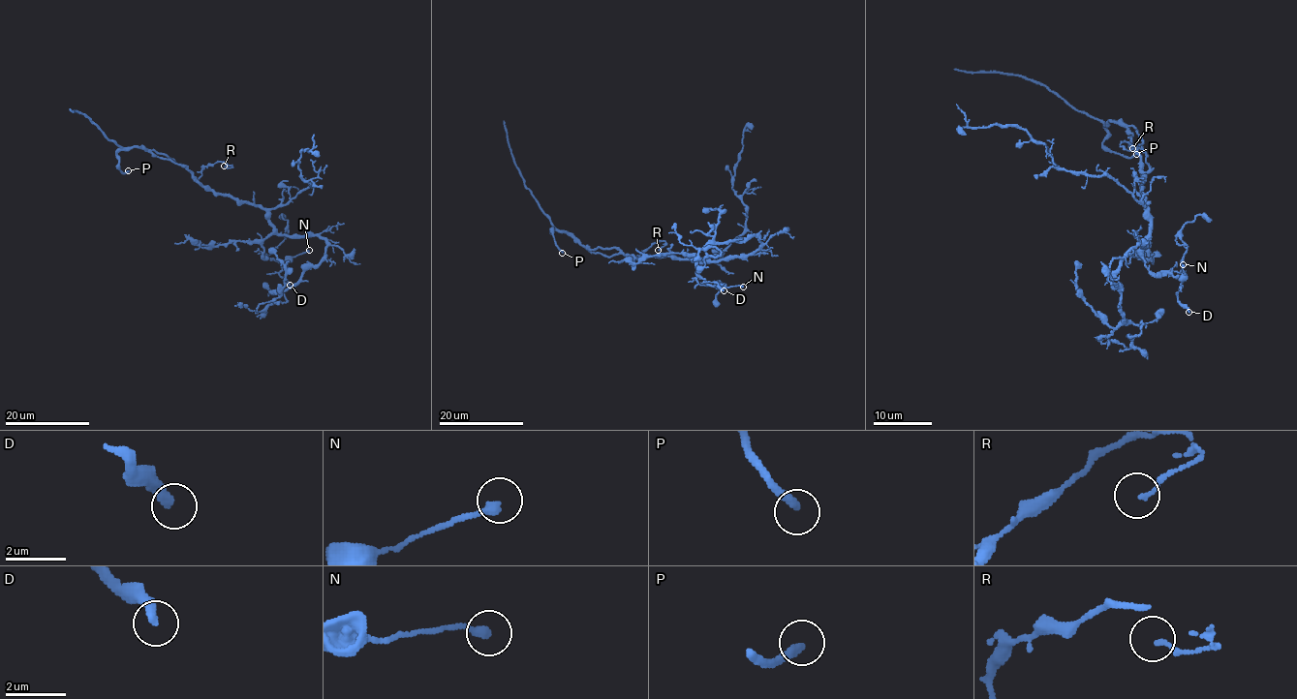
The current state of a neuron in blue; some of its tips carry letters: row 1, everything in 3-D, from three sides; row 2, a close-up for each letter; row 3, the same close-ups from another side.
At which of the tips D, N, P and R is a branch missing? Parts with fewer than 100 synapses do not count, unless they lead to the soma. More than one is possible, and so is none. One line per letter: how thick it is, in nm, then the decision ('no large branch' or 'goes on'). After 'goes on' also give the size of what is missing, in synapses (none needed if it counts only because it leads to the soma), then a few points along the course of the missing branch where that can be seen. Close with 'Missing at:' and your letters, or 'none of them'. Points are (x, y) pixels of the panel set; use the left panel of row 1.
D: 360 nm thick; no large branch
N: 280 nm thick; no large branch
P: 300 nm thick; goes on; about 110 synapses; missing branch runs (128, 170), (131, 167), (124, 168), (137, 157), (97, 126), (69, 142), (42, 142), (5, 157), (25, 156)
R: 120 nm thick; no large branch
Missing at: P

